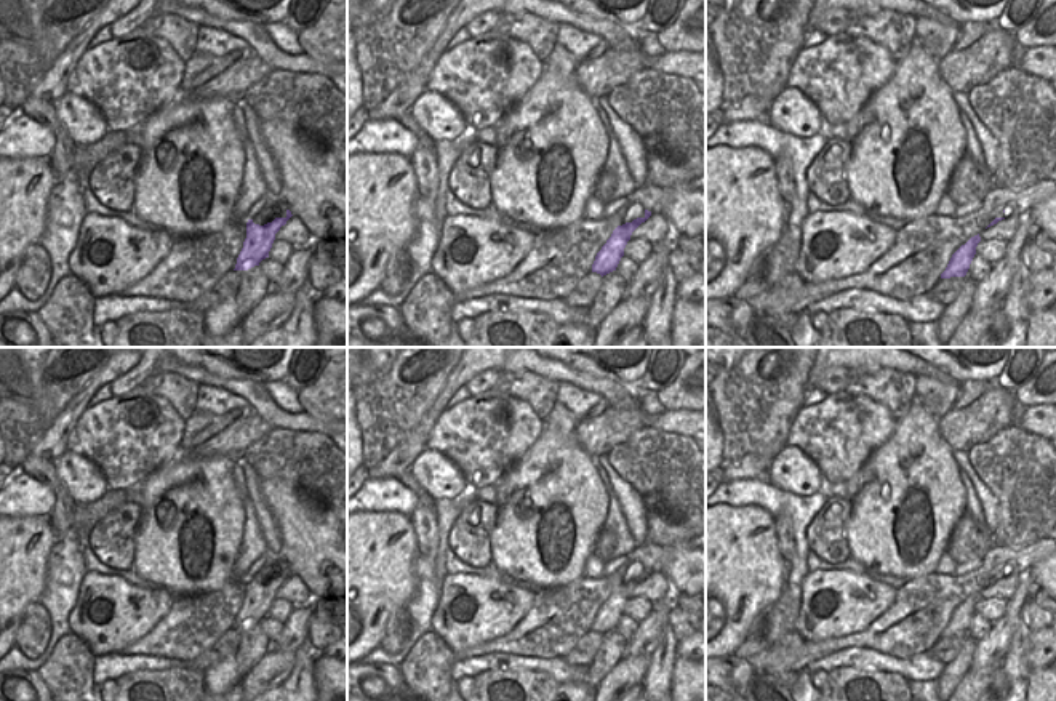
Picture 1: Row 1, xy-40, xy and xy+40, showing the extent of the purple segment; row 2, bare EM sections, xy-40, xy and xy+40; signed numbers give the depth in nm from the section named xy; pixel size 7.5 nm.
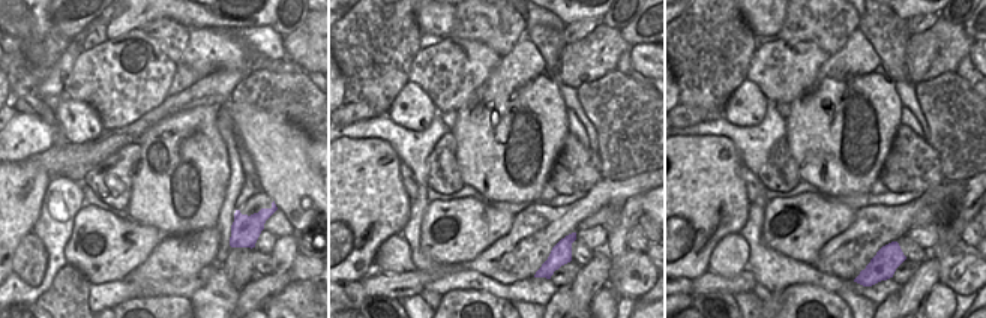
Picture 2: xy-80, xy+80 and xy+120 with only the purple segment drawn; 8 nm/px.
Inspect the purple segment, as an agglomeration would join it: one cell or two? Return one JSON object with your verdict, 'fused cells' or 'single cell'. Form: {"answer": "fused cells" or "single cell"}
{"answer": "single cell"}

